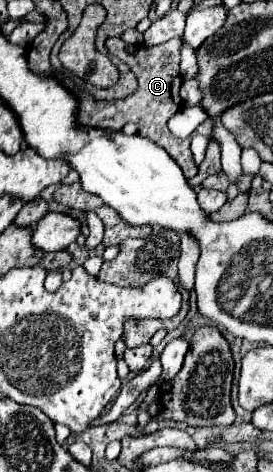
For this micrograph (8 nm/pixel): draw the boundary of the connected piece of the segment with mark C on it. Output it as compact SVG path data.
M109 37L107 39L107 49L109 49L111 55L115 55L123 63L127 63L129 69L135 73L135 77L137 77L137 91L131 93L129 97L123 97L123 99L97 101L97 99L89 97L88 94L78 88L72 89L71 91L80 98L79 108L77 109L79 121L83 125L93 125L93 127L114 131L120 131L128 122L137 123L141 137L147 137L153 143L157 143L159 147L163 147L179 163L179 167L183 169L187 179L195 177L197 175L197 167L193 163L193 155L191 155L191 149L189 149L191 137L177 139L167 129L167 119L176 112L176 108L182 105L180 88L181 83L183 83L183 77L179 73L179 39L171 39L165 45L157 45L157 47L153 47L147 53L143 45L123 43L121 37Z

